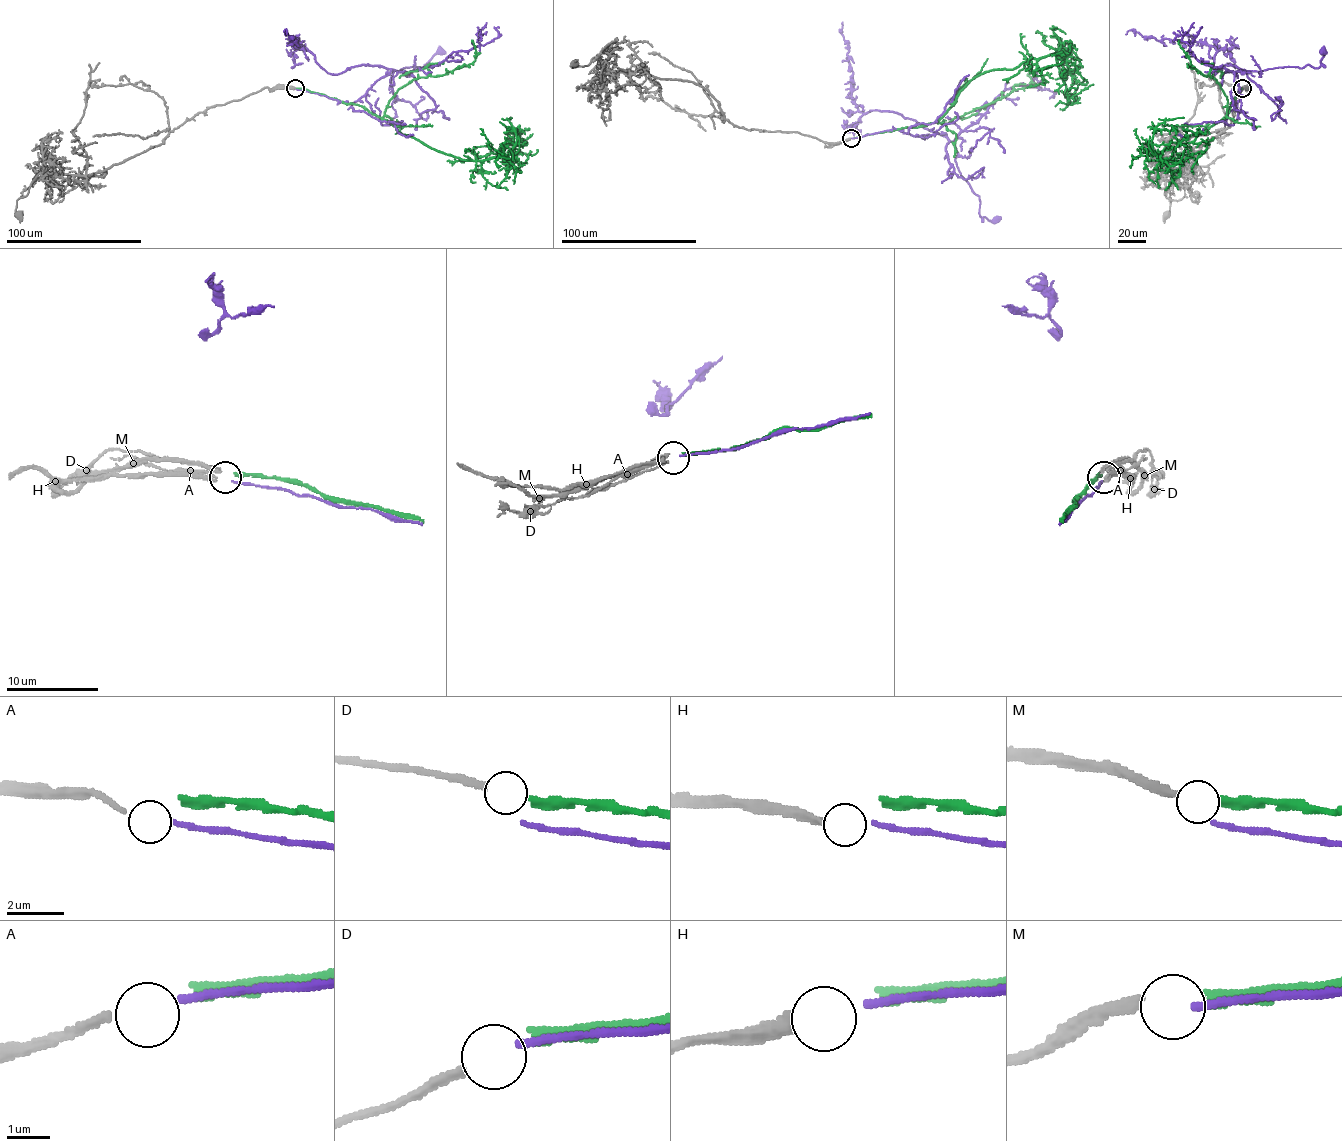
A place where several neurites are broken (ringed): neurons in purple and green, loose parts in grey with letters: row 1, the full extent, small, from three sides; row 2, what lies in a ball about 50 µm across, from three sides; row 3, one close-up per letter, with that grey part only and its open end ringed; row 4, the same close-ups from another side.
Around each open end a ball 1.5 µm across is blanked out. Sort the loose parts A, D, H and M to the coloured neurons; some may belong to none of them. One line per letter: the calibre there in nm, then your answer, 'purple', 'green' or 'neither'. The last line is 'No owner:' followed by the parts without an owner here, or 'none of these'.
A: 170 nm thick; purple
D: 190 nm thick; neither
H: 320 nm thick; neither
M: 260 nm thick; green
No owner: D, H

